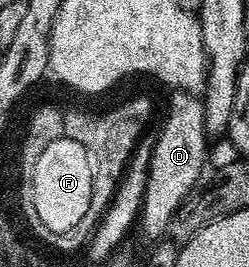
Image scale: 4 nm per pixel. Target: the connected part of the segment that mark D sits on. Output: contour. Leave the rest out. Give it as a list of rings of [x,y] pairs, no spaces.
[[[181,90],[172,95],[170,113],[167,114],[162,129],[156,132],[150,167],[146,171],[146,189],[141,197],[140,224],[142,222],[142,232],[150,242],[169,233],[176,210],[190,199],[199,187],[198,179],[201,178],[202,171],[208,168],[208,131],[203,101],[197,95]]]

